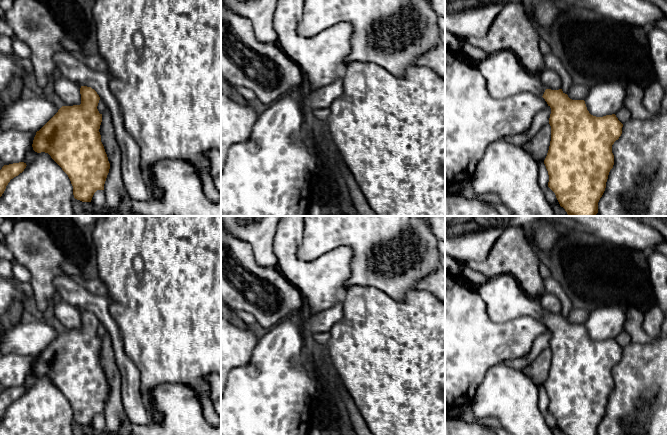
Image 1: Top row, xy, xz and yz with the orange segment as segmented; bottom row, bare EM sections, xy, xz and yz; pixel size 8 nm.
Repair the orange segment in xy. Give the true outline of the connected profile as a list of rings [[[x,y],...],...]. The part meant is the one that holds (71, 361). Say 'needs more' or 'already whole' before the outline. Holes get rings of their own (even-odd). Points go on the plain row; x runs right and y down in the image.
already whole; [[[81,310],[81,328],[62,330],[58,336],[39,354],[33,364],[33,374],[48,377],[68,399],[73,410],[74,422],[91,426],[97,414],[104,414],[110,387],[99,356],[102,338],[97,330],[100,324],[91,311]]]

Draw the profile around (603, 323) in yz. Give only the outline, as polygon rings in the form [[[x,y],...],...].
[[[599,307],[590,310],[584,325],[591,339],[603,341],[616,338],[623,331],[626,318],[626,309],[623,307]]]

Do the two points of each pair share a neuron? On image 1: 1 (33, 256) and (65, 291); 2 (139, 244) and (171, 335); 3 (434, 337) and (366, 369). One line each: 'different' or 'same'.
1: different
2: same
3: same

